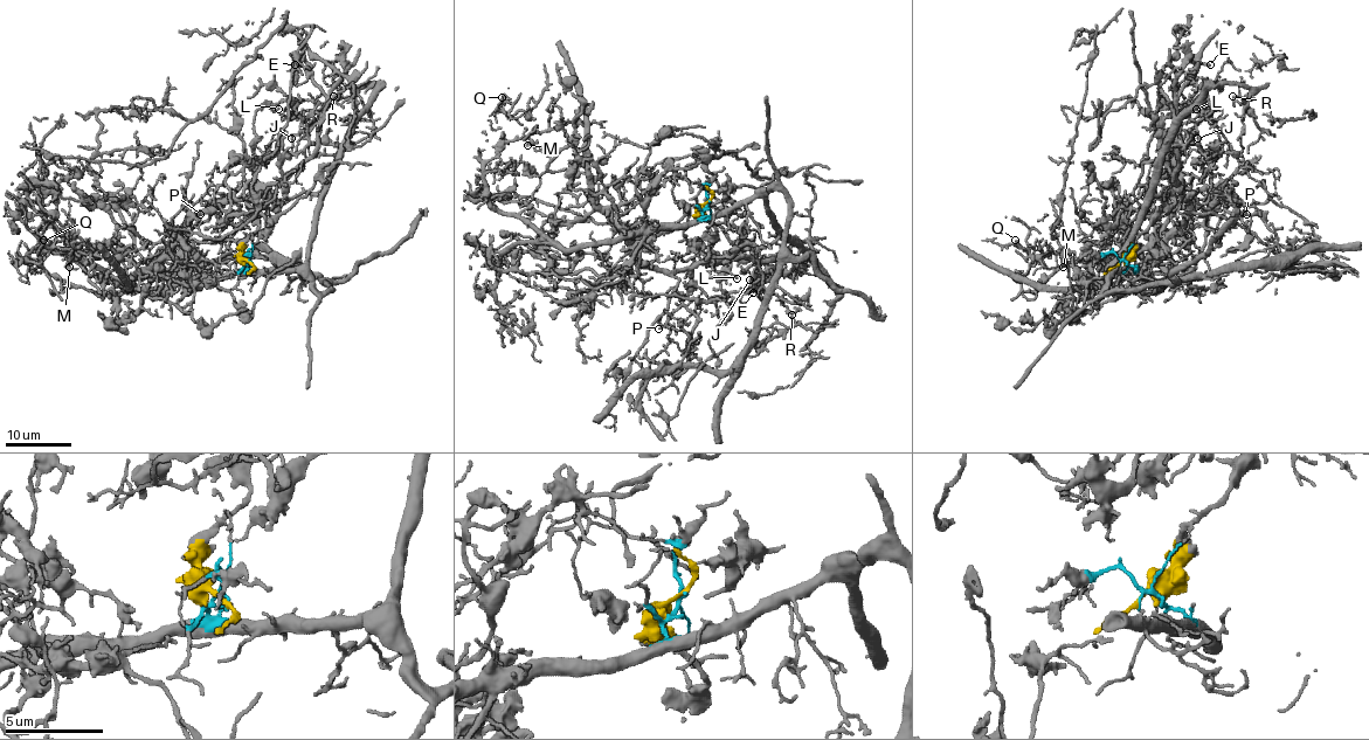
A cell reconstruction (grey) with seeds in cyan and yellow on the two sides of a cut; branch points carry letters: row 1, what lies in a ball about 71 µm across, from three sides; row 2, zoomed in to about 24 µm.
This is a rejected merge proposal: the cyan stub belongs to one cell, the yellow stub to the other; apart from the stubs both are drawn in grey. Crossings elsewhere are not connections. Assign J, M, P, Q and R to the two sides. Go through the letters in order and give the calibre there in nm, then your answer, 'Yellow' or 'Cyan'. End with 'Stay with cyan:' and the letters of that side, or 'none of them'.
J: Thickness 120 nm. Cyan
M: Thickness 110 nm. Cyan
P: Thickness 130 nm. Cyan
Q: Thickness 160 nm. Cyan
R: Thickness 130 nm. Cyan
Stay with cyan: J, M, P, Q, R

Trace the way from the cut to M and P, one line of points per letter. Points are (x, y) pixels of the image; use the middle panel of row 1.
M: (710, 202), (682, 225), (561, 248), (490, 203), (484, 166), (505, 143), (521, 138), (529, 146)
P: (710, 202), (759, 228), (756, 337), (695, 368), (696, 317), (658, 329)

